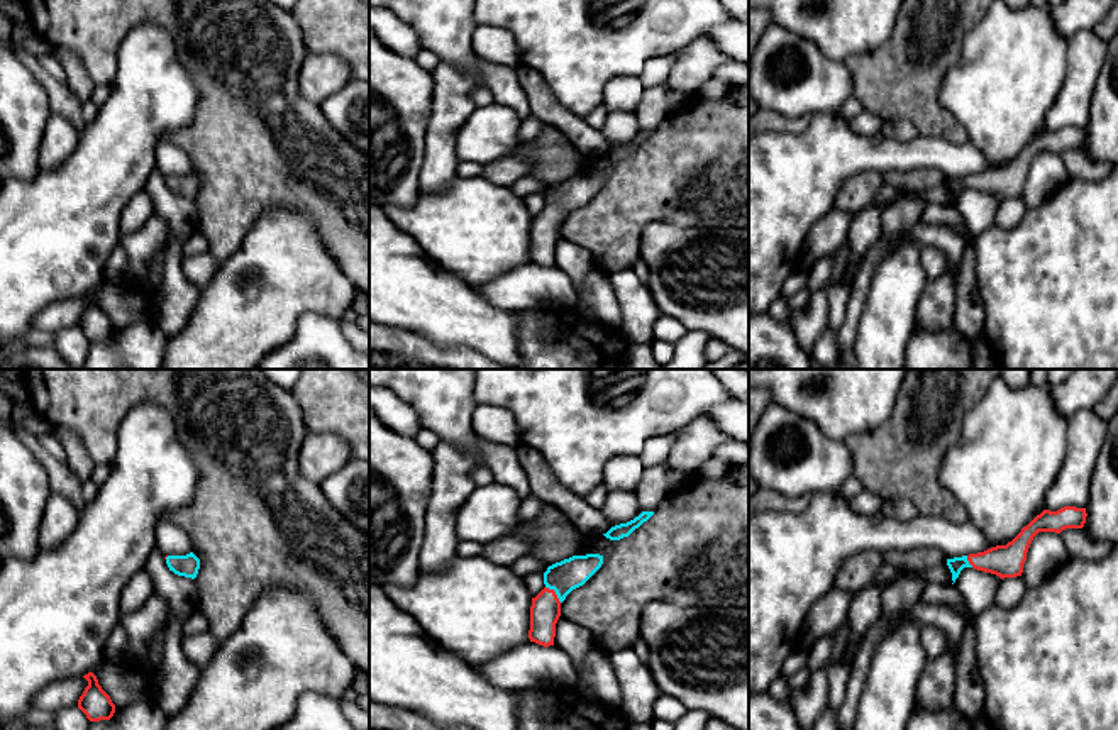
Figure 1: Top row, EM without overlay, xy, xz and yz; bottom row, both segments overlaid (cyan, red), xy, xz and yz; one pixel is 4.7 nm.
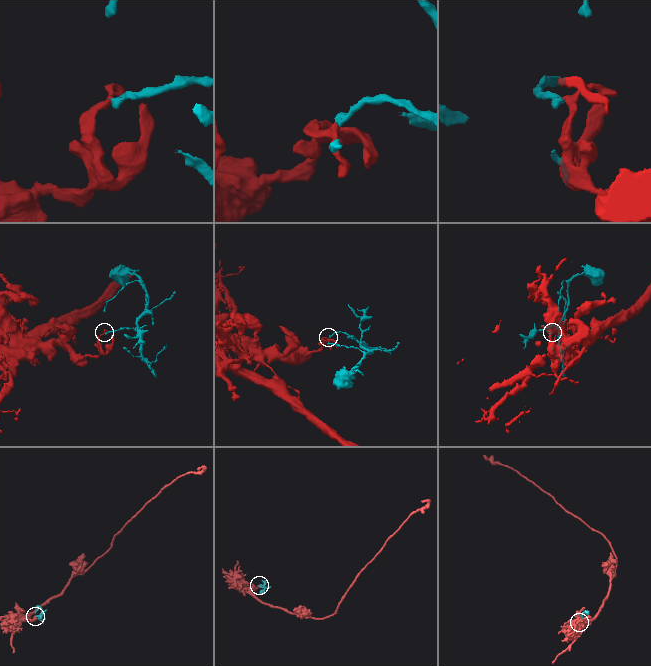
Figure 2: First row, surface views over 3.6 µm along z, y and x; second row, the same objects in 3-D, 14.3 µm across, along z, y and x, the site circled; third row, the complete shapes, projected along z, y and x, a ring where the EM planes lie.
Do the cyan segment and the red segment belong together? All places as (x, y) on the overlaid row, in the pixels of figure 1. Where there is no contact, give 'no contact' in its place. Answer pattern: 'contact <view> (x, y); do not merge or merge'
contact xz (556, 593); do not merge

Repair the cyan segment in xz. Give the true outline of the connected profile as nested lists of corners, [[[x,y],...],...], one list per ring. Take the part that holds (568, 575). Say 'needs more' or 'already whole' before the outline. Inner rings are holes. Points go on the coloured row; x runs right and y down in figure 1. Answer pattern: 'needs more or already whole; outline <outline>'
already whole; outline [[[586,554],[573,556],[561,562],[547,567],[544,572],[544,584],[554,589],[559,601],[562,603],[566,596],[583,586],[603,564],[603,556]]]

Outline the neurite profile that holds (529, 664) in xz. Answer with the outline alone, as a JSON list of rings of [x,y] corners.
[[[523,642],[483,664],[471,664],[488,683],[503,689],[574,688],[579,681],[571,657],[556,644]]]

